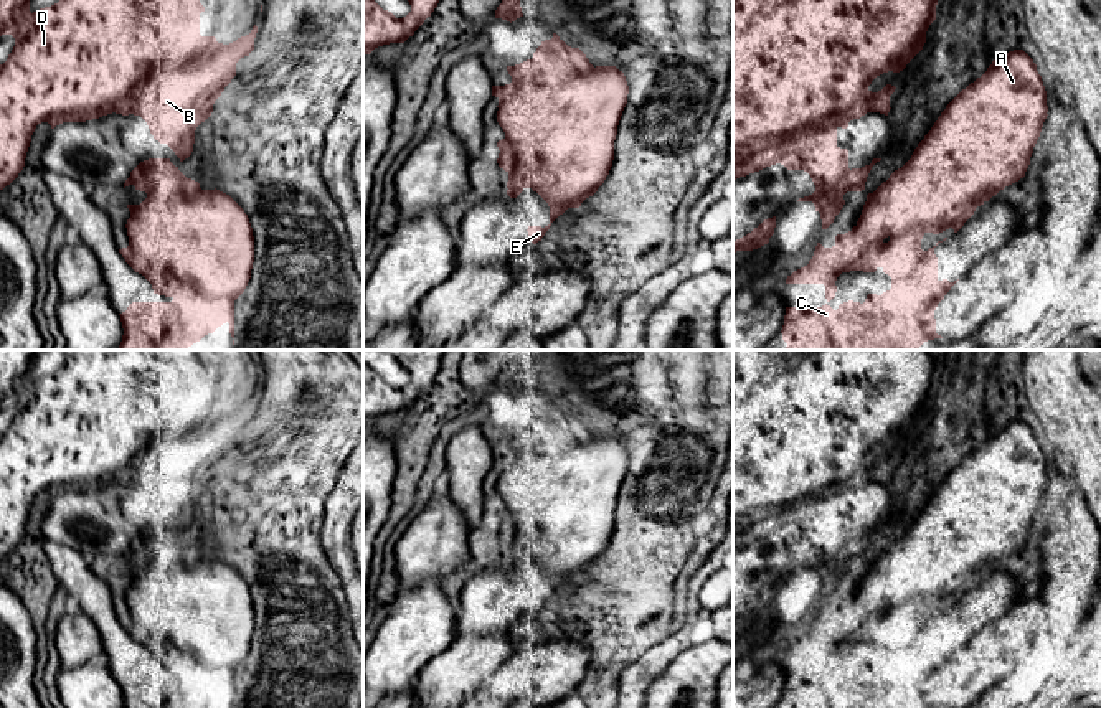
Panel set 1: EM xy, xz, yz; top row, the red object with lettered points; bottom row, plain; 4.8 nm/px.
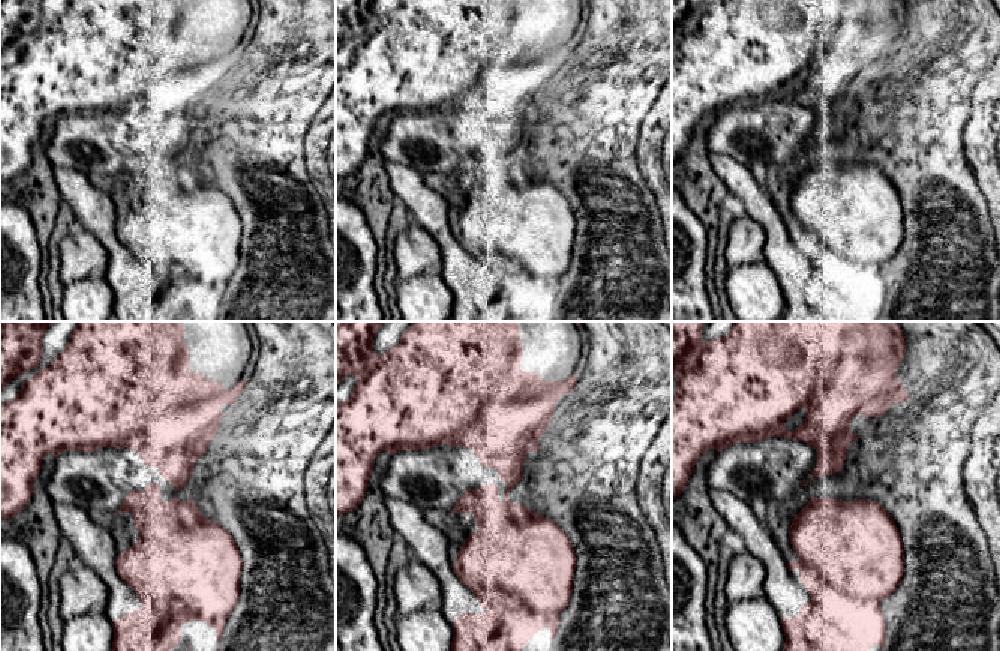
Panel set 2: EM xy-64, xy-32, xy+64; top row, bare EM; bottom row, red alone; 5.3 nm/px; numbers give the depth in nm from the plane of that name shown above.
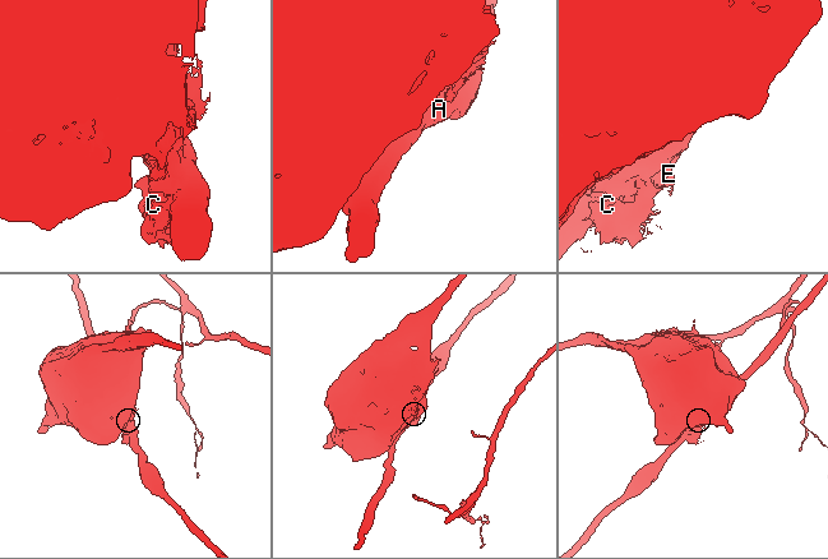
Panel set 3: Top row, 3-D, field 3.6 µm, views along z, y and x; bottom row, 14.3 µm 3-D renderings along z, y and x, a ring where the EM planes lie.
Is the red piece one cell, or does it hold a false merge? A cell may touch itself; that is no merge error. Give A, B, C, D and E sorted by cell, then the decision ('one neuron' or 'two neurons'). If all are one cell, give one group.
A / B C D E; two neurons

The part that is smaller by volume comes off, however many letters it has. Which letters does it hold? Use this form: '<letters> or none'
A

